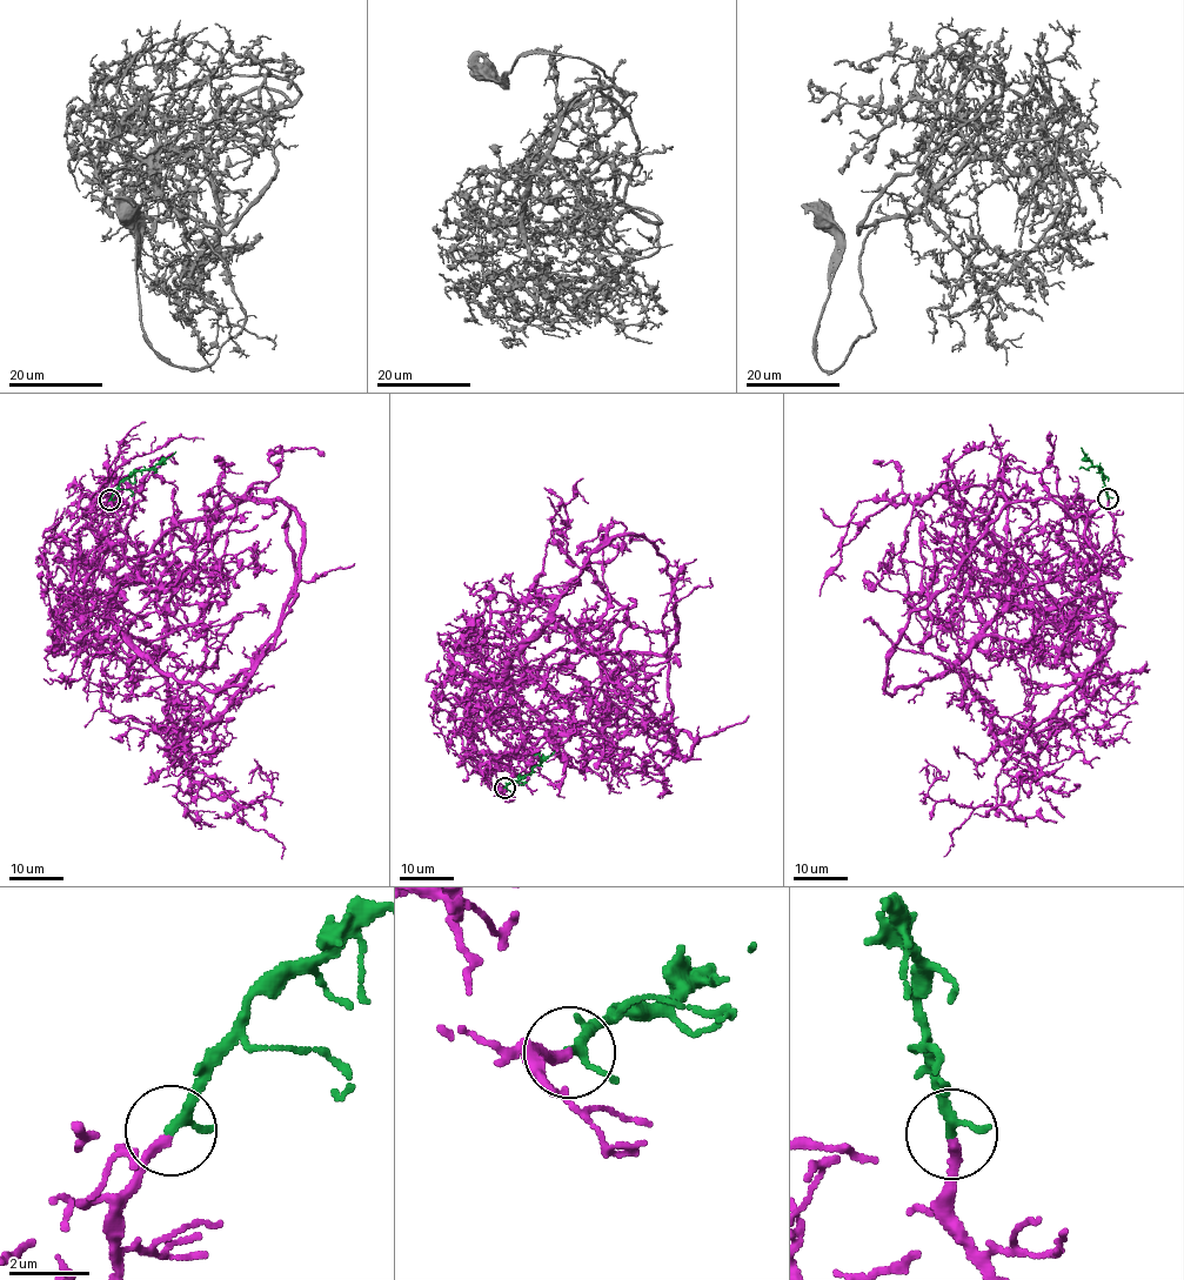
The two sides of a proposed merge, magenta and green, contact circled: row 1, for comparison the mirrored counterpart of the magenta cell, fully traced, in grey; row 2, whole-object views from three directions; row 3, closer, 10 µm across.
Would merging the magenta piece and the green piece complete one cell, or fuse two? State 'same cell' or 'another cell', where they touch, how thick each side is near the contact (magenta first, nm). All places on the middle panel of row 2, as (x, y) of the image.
same cell | (504, 788) | 240/190 nm

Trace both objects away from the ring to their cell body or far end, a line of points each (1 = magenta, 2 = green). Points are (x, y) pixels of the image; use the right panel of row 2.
1: (1108, 498), (1114, 543), (1044, 609), (1012, 603), (983, 525), (996, 495), (951, 481), (861, 501), (818, 596)
2: (1108, 498), (1099, 468), (1094, 467), (1081, 448)

